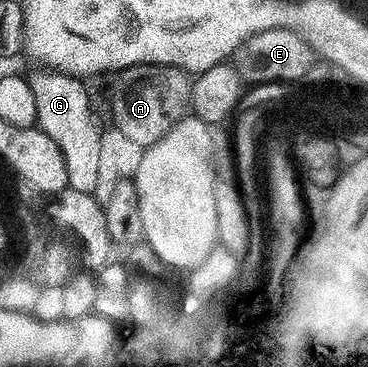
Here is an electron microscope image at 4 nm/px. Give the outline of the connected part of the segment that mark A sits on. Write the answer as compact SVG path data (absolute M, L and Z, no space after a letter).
M150 63L140 67L127 67L114 76L115 84L111 87L111 119L113 127L129 137L130 141L135 141L137 145L144 149L152 147L173 125L177 125L180 119L188 114L191 105L191 81L192 76L188 72L176 67L166 67Z

